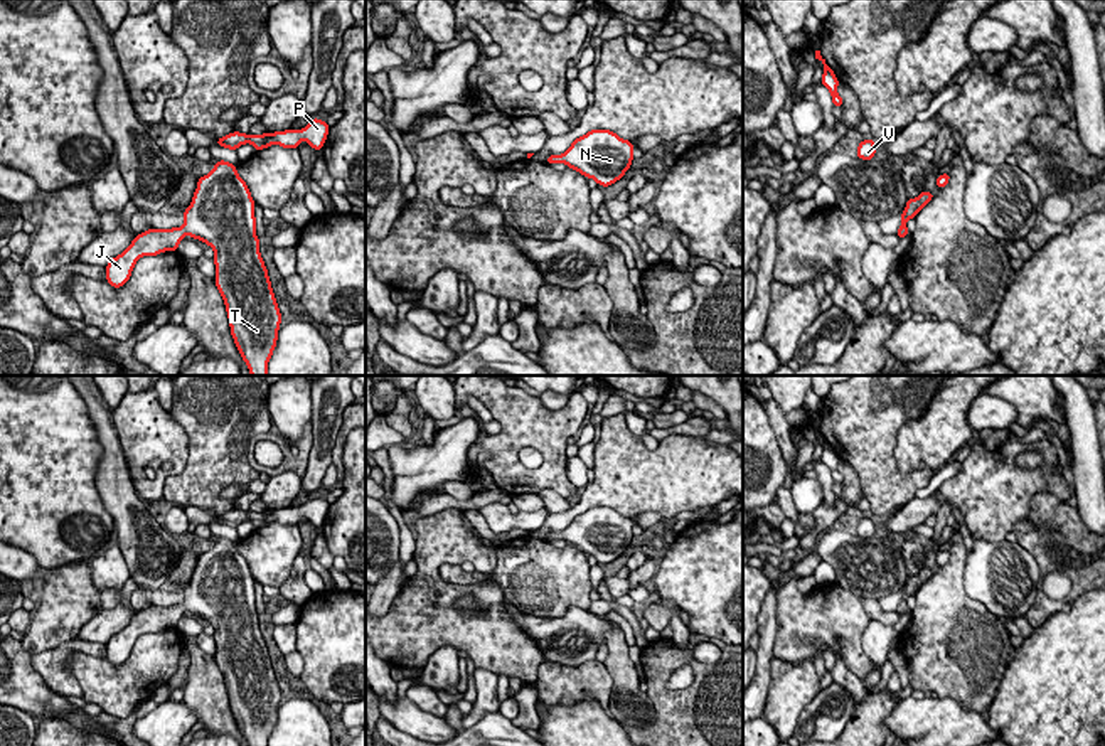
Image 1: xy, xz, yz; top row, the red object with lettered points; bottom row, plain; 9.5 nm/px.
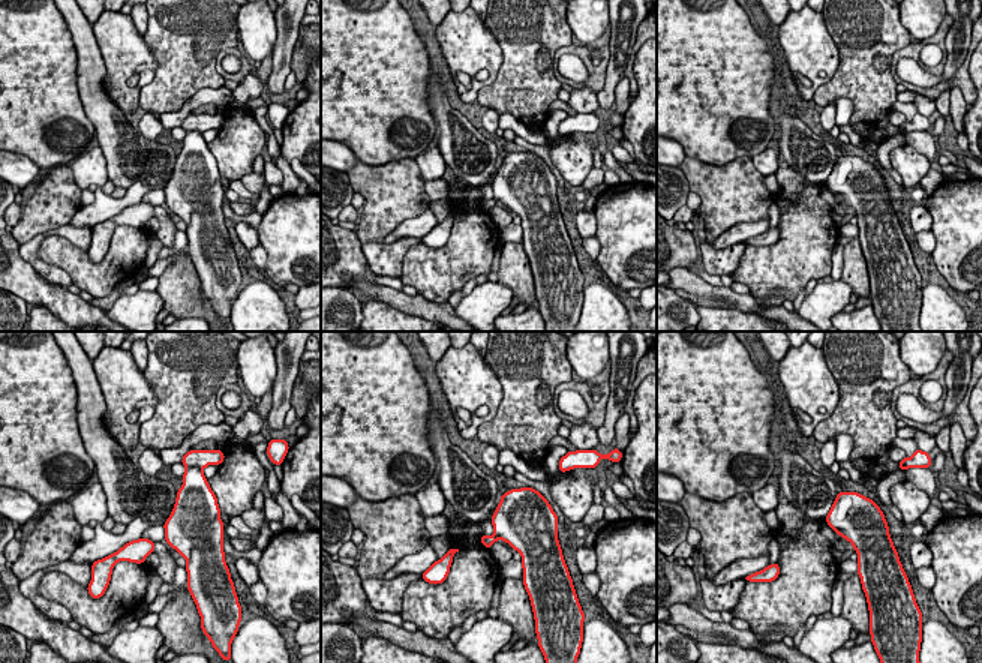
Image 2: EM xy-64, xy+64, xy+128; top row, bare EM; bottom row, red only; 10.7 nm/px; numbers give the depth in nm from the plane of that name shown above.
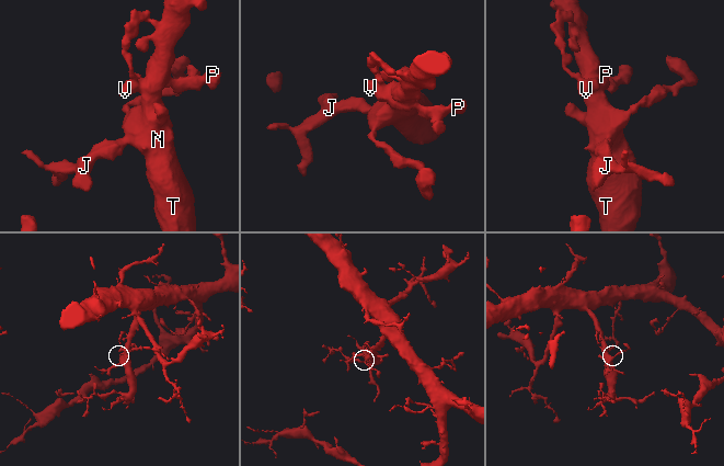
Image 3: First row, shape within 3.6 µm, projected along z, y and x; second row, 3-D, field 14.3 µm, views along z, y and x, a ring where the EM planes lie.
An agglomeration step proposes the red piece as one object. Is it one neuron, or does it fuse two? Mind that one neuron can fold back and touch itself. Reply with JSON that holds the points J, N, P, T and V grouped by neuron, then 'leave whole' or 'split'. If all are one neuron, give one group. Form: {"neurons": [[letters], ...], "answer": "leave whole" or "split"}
{"neurons": [["J", "N", "P", "T", "V"]], "answer": "leave whole"}

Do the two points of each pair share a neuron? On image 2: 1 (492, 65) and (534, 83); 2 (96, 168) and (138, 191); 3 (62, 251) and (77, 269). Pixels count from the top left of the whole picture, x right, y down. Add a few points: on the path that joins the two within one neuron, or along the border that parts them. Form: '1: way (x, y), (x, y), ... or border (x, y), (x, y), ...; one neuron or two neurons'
1: border (492, 33), (501, 66), (477, 96); two neurons
2: border (101, 186), (93, 188); two neurons
3: way (66, 255), (75, 264); one neuron

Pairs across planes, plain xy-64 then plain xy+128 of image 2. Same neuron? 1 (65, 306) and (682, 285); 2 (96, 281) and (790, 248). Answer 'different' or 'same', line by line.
1: different
2: same

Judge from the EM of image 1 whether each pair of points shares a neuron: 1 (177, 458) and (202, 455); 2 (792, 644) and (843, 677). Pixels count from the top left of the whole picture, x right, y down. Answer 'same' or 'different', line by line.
1: different
2: different

